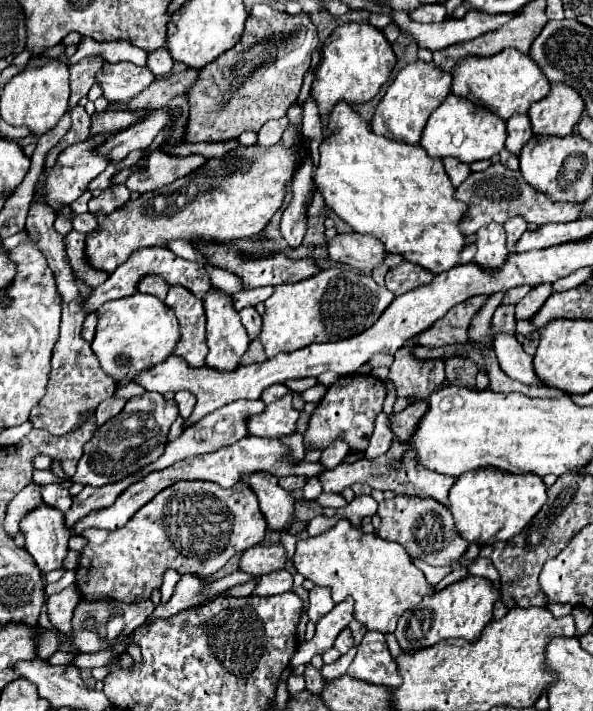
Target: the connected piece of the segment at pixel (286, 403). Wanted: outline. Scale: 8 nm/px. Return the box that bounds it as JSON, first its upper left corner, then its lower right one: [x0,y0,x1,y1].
[246,391,298,437]

